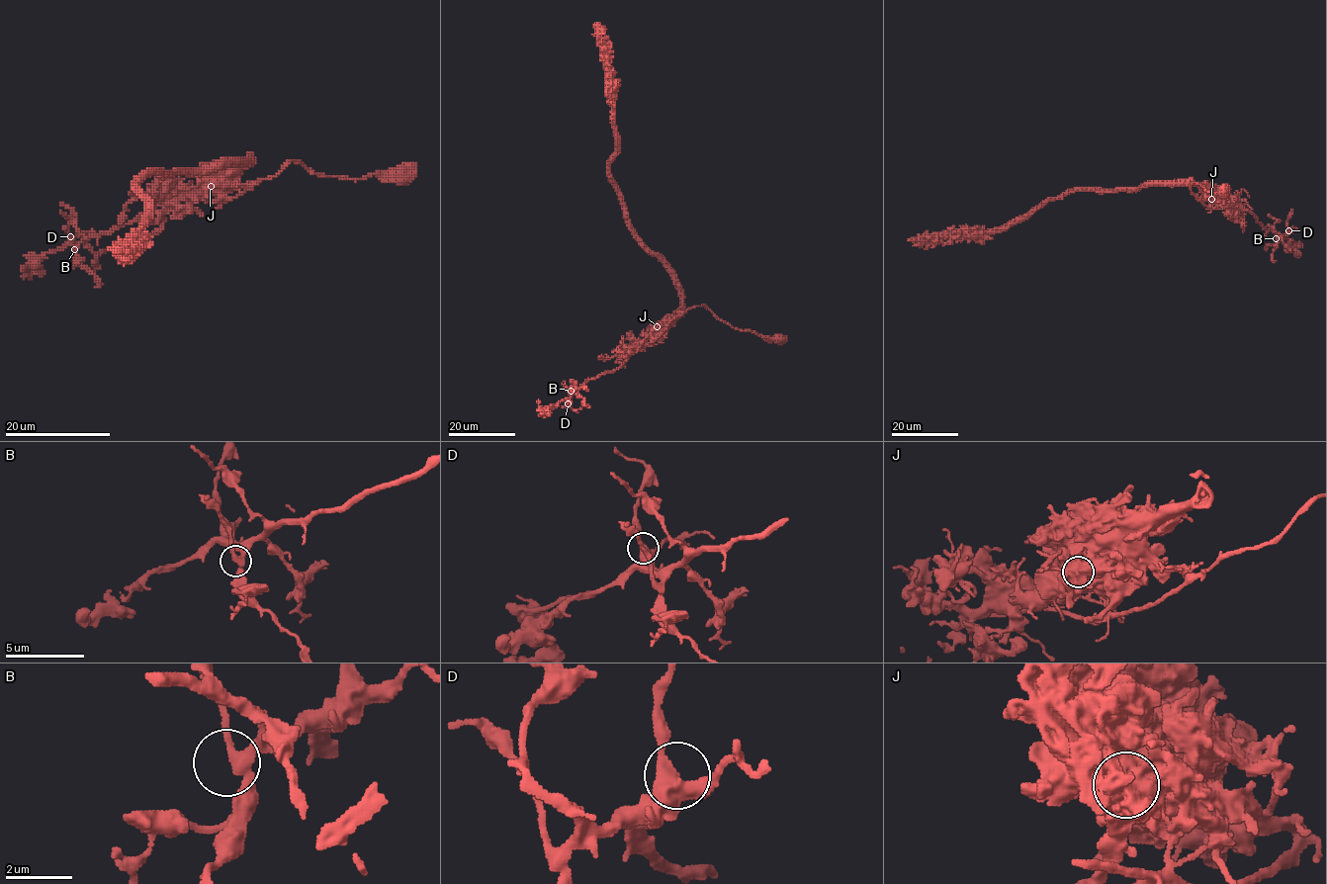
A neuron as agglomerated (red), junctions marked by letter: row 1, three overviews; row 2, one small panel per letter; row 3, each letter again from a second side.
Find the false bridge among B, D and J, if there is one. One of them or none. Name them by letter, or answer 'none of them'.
J

